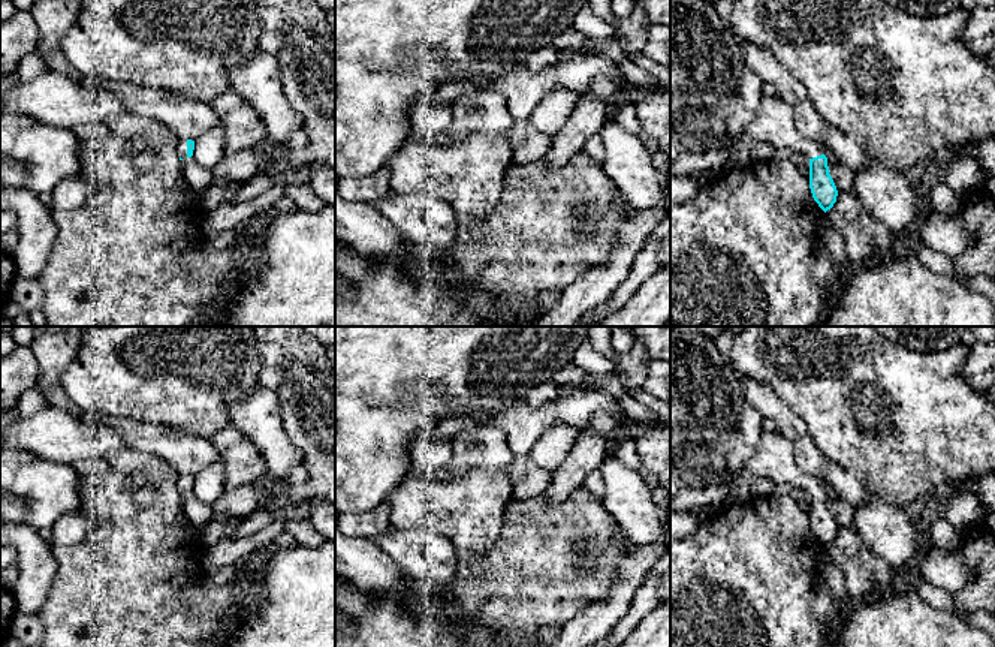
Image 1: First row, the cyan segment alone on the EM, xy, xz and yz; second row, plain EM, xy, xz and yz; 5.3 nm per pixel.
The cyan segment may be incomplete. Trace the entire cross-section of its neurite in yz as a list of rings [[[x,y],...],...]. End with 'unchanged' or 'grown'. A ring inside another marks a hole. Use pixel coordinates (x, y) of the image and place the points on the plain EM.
[[[765,431],[745,467],[756,478],[803,488],[809,494],[809,524],[814,536],[824,548],[833,542],[838,526],[829,509],[827,493],[818,478],[797,467],[795,445],[786,436],[780,431]]]; grown

